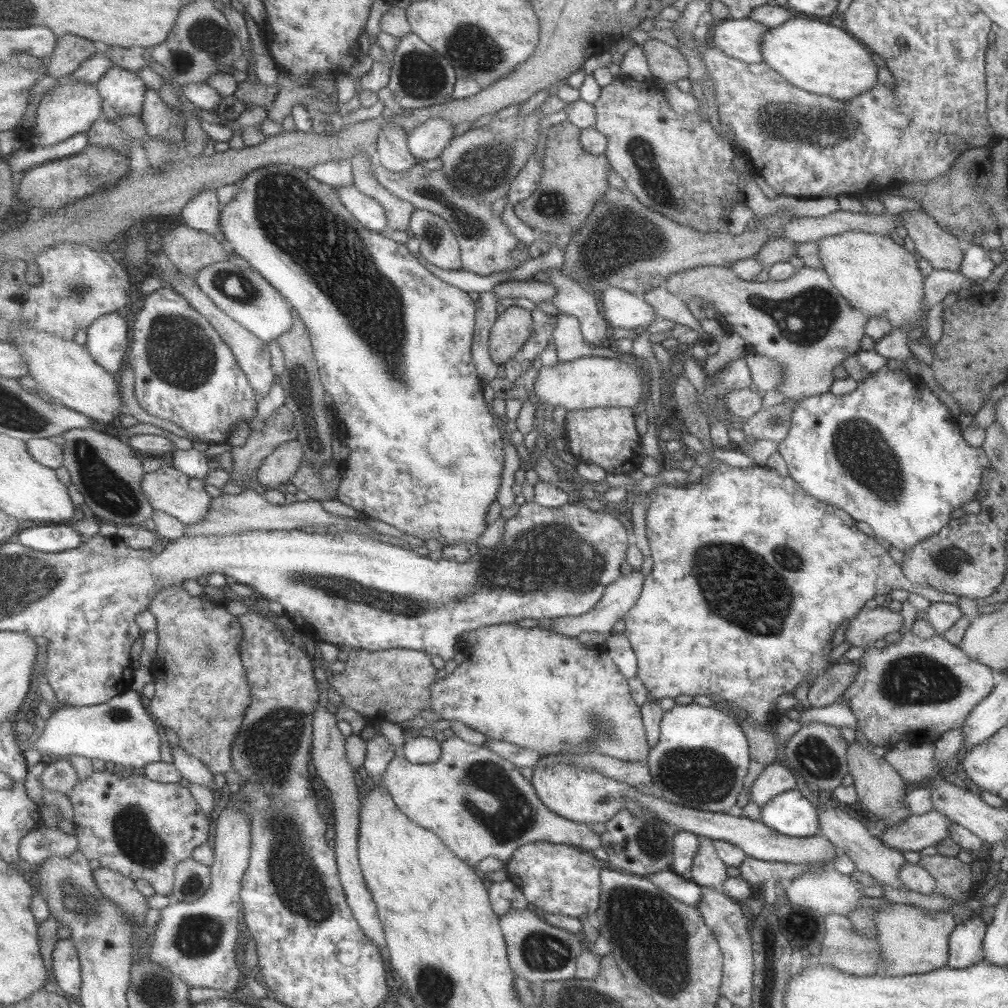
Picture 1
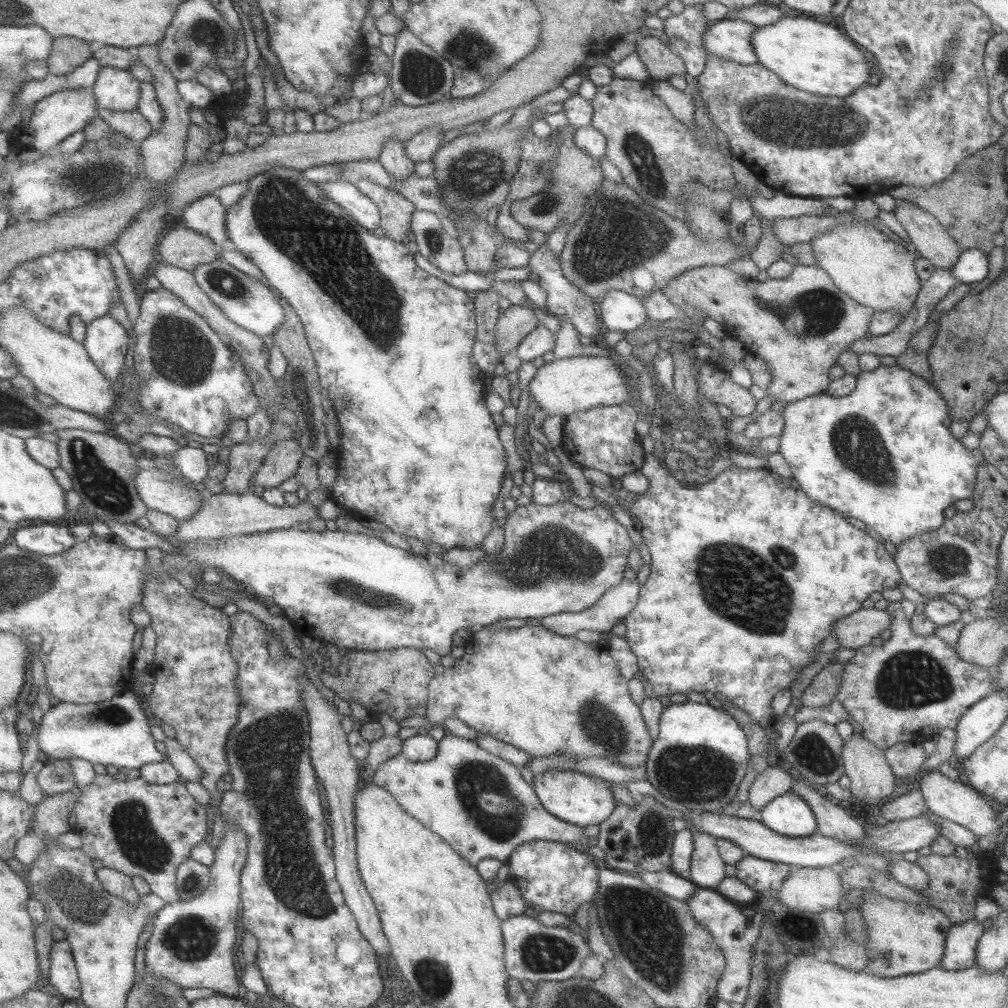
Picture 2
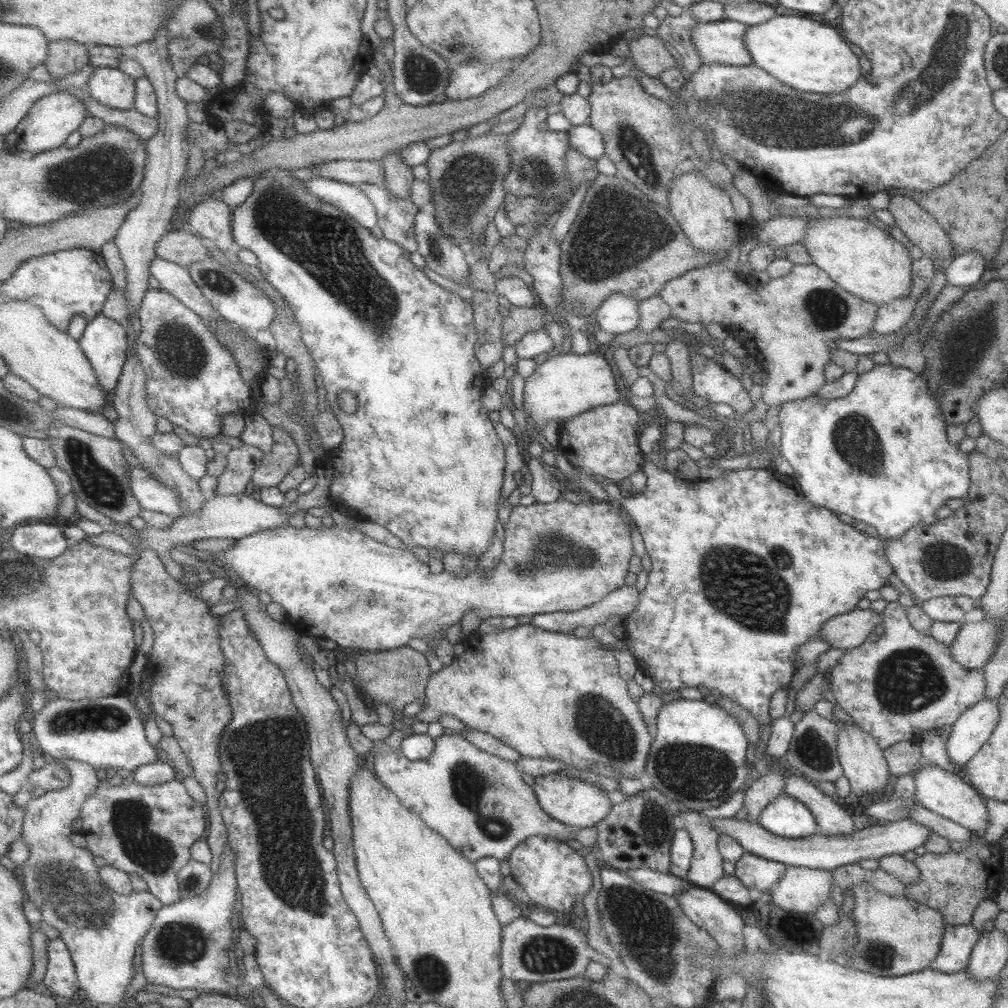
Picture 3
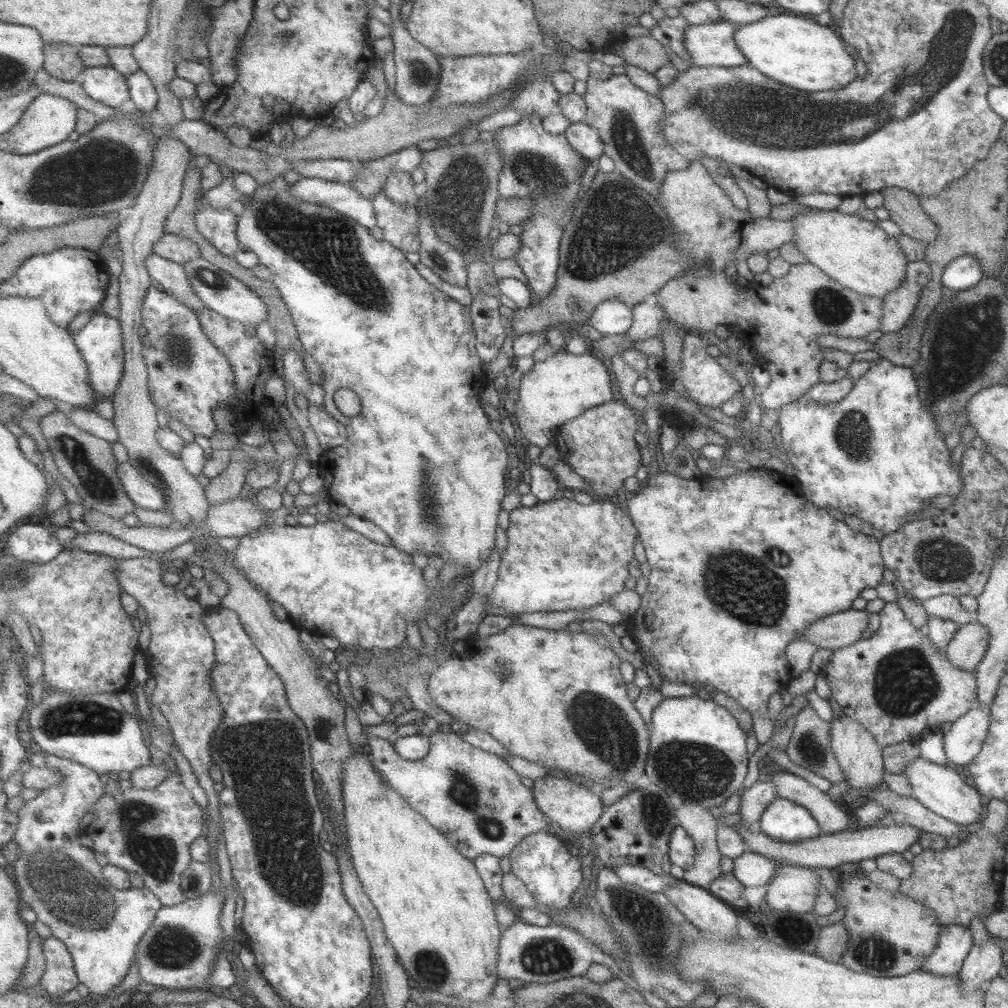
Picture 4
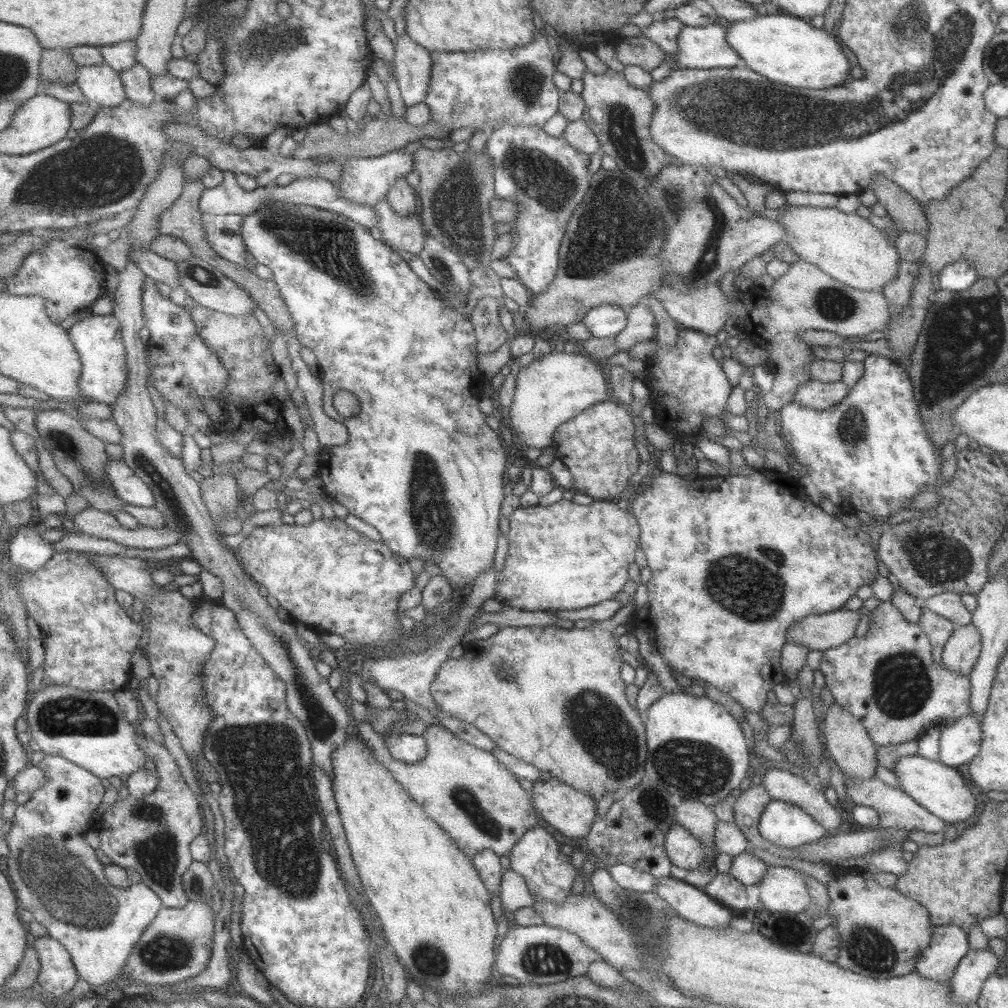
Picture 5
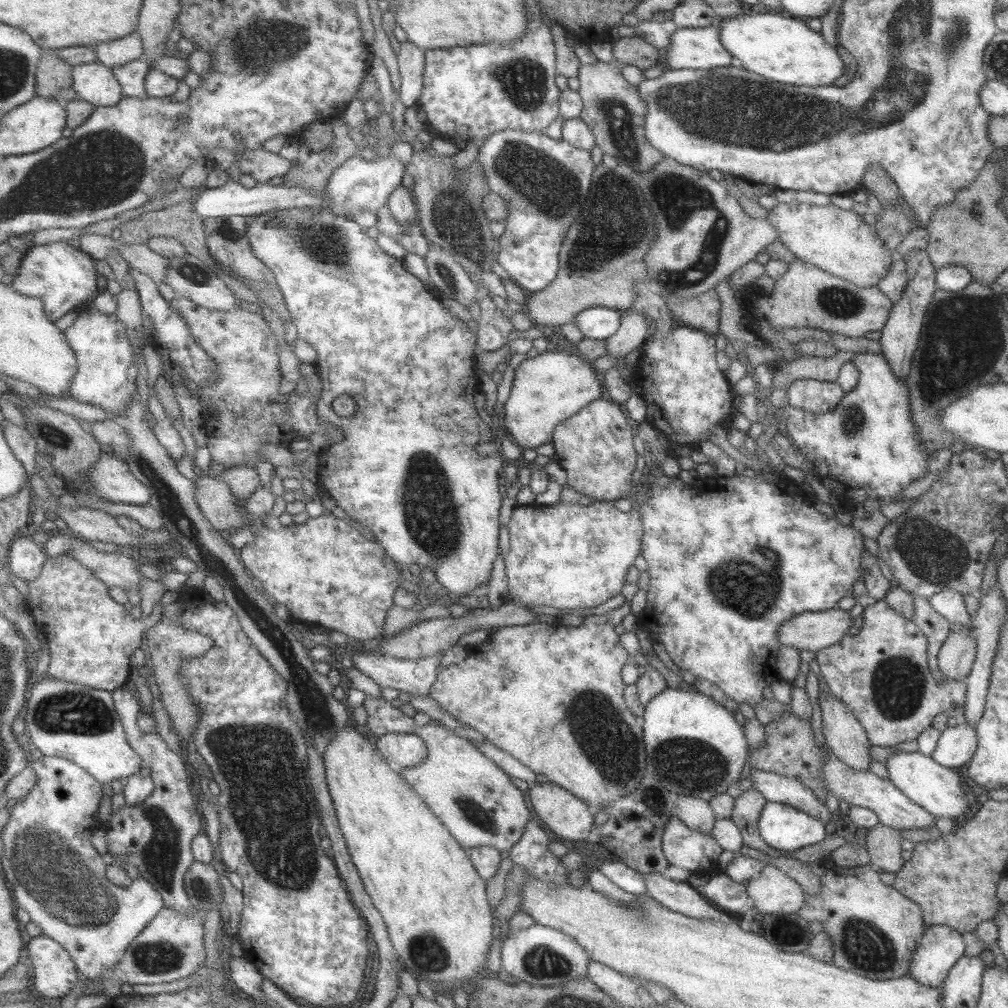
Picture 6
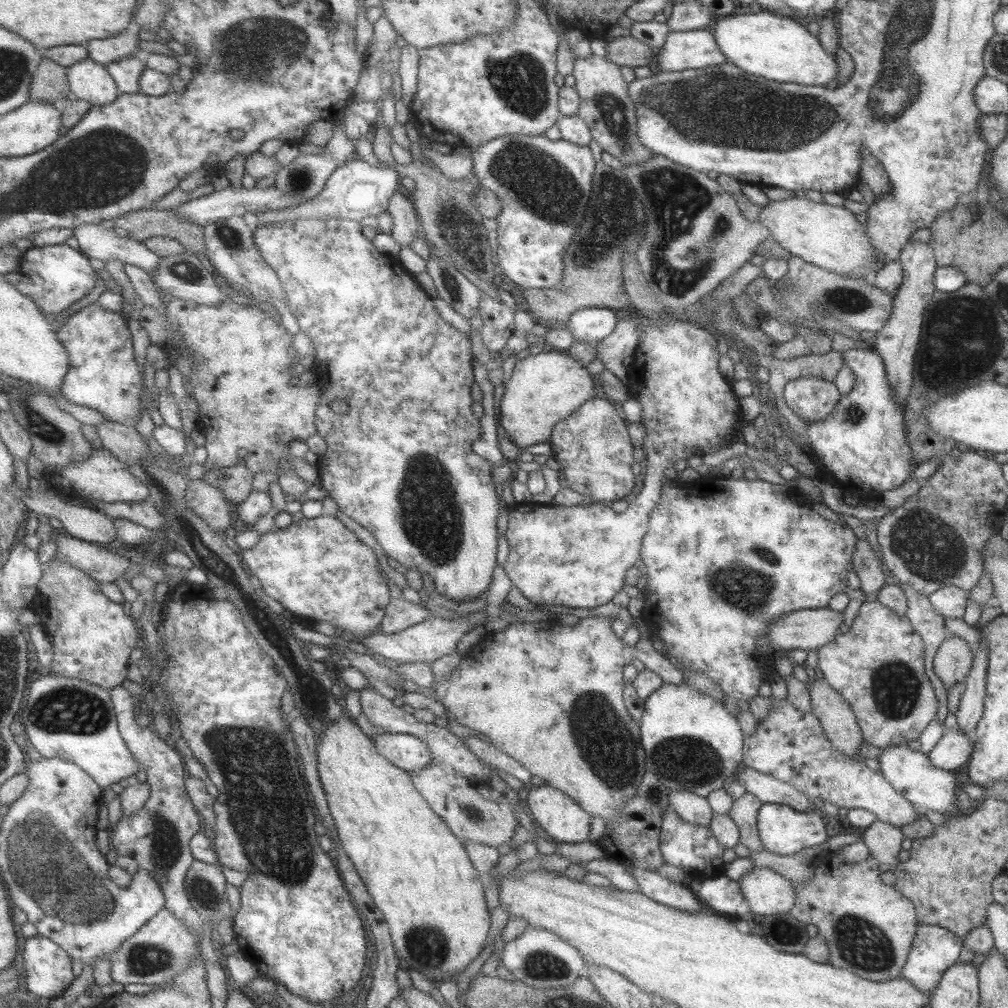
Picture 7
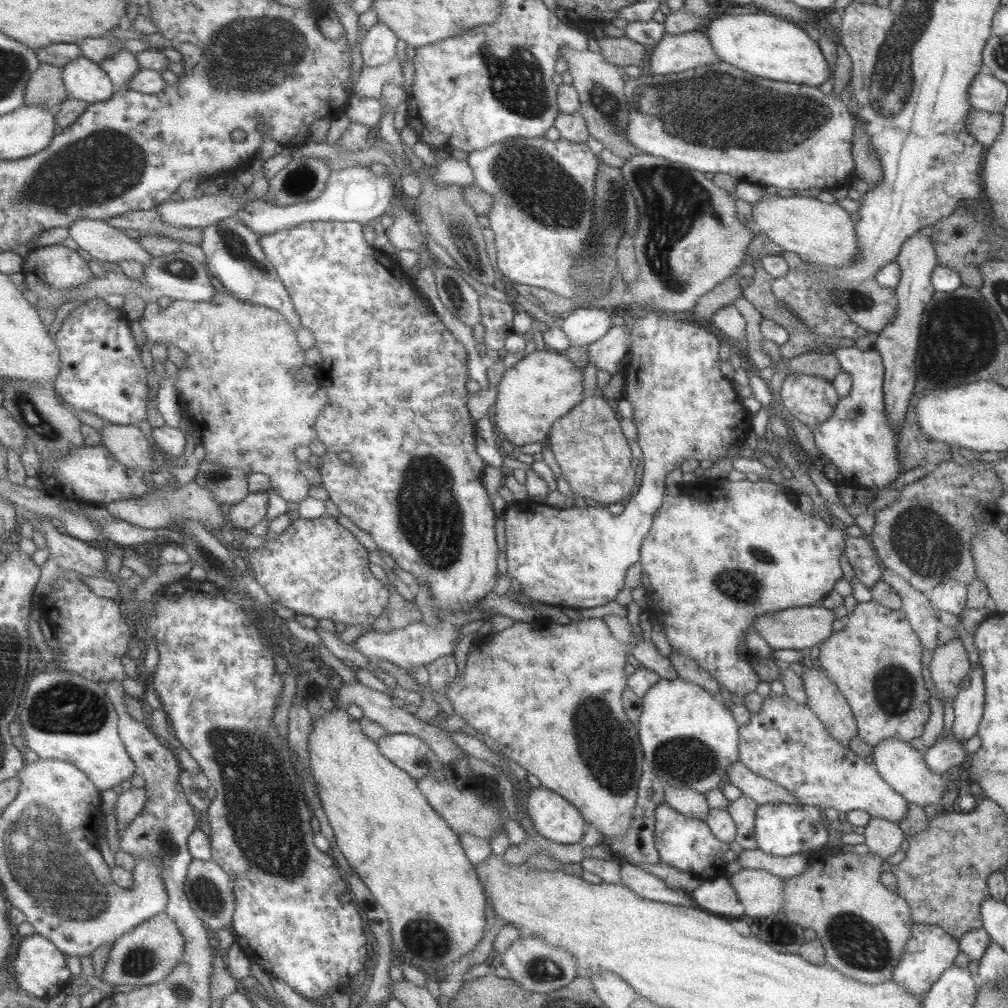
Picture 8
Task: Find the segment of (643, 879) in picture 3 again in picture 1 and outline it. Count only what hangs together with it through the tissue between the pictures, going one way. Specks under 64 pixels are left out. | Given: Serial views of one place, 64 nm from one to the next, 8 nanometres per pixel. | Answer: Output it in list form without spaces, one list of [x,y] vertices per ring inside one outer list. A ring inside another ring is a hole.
[[[670,868],[663,872],[655,872],[646,876],[655,887],[672,896],[675,900],[680,900],[683,904],[694,906],[699,902],[701,888],[691,880],[685,880],[675,874]]]

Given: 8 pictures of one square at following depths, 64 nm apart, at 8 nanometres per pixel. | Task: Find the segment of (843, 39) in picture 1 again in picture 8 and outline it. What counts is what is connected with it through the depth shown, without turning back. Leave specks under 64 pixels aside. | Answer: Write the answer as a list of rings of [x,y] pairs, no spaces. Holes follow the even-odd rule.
[[[725,14],[709,20],[703,28],[718,60],[761,78],[818,87],[827,80],[829,67],[818,43],[796,23],[763,14]]]

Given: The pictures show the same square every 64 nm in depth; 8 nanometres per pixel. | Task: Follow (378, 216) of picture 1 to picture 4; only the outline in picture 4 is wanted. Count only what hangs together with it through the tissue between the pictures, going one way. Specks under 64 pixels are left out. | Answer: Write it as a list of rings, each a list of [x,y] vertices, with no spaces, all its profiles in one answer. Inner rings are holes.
[[[304,176],[293,183],[291,193],[303,201],[338,210],[366,228],[377,227],[373,201],[361,195],[351,183]]]

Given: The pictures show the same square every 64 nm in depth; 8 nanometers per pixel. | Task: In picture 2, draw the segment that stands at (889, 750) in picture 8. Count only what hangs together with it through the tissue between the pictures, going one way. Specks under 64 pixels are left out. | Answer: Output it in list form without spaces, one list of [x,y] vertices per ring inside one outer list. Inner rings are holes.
[[[935,769],[923,772],[919,777],[919,787],[917,789],[921,791],[921,798],[925,801],[925,807],[927,807],[929,813],[963,826],[977,838],[999,833],[1002,827],[999,815],[995,813],[994,806],[988,804],[975,789],[961,783],[959,779],[954,782]]]

